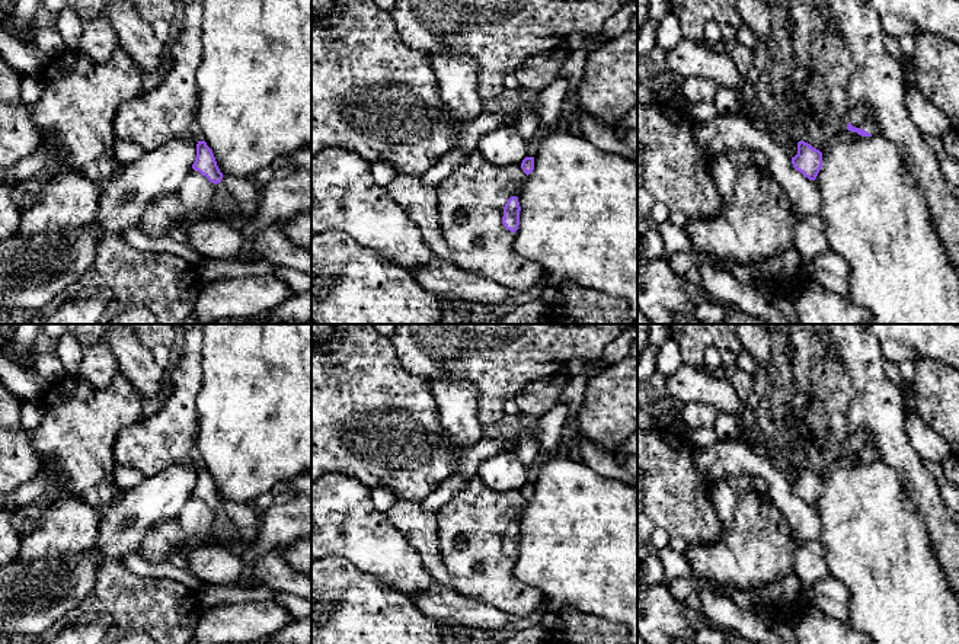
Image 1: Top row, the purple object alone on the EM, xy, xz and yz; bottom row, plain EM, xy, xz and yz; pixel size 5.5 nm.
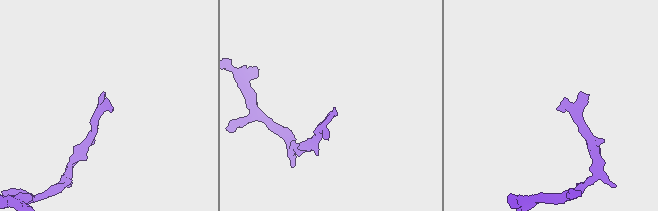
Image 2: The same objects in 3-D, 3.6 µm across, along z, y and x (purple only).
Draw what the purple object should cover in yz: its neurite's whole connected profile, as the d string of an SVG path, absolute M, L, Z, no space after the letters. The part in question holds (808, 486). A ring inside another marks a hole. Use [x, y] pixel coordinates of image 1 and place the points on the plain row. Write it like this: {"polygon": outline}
{"polygon": "M805 467L797 468L797 480L792 483L793 493L809 506L815 506L822 493L822 478Z"}

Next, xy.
{"polygon": "M198 467L196 470L196 483L192 490L192 494L205 502L211 509L217 510L223 504L212 475L207 471L205 467Z"}

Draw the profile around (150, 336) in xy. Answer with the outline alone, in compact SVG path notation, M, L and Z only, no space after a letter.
M68 324L68 333L77 339L83 349L105 343L114 326L127 326L146 349L156 346L172 347L178 324Z

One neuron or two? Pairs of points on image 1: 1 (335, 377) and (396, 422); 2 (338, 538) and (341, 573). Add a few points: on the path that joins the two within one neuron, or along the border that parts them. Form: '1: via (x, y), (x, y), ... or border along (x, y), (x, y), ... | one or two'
1: via (349, 391), (381, 422) | one
2: border along (326, 556), (342, 556), (361, 570), (370, 573) | two

